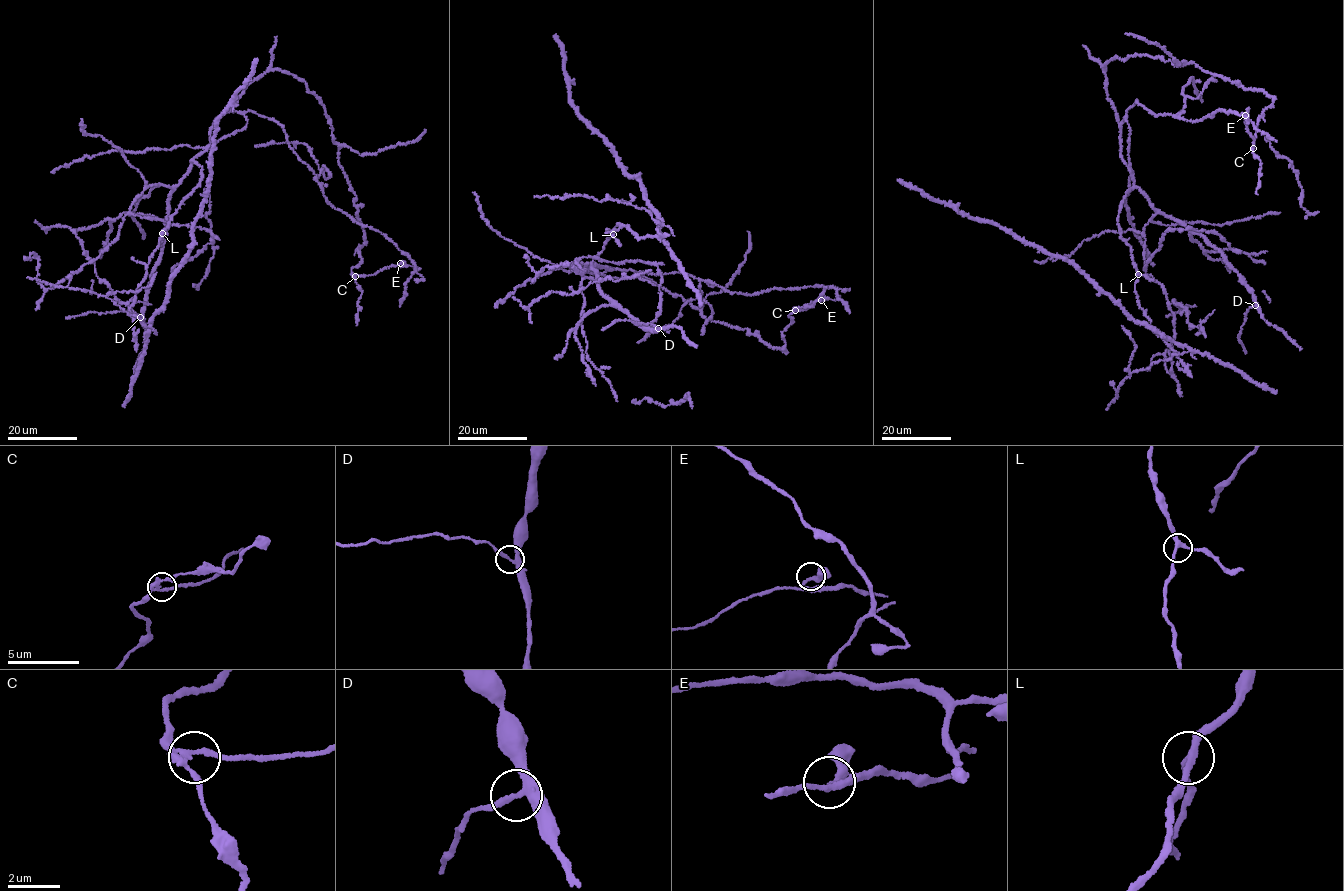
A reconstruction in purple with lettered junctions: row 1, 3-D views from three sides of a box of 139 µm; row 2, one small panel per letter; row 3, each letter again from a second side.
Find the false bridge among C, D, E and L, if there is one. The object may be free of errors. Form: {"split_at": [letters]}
{"split_at": ["D"]}

